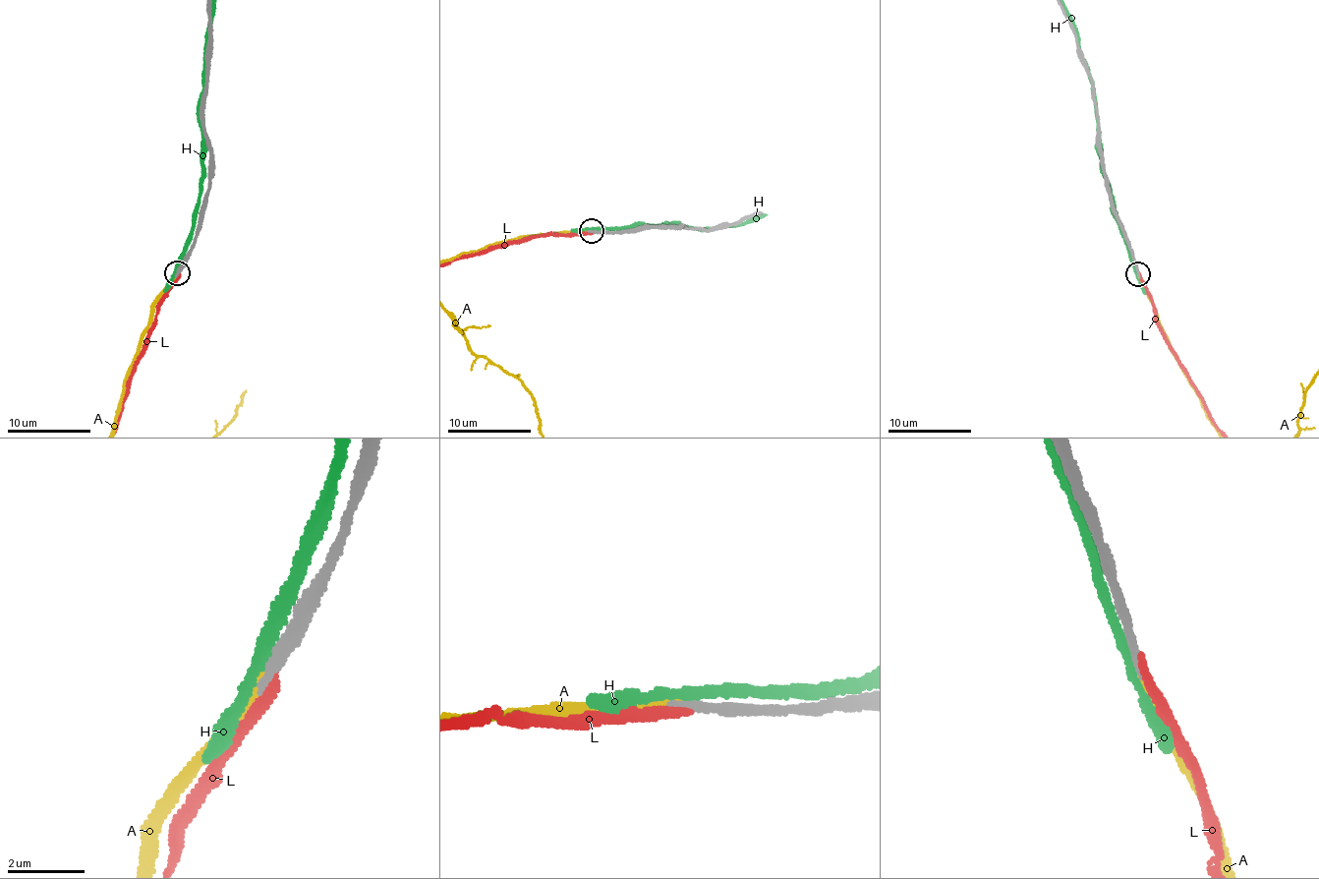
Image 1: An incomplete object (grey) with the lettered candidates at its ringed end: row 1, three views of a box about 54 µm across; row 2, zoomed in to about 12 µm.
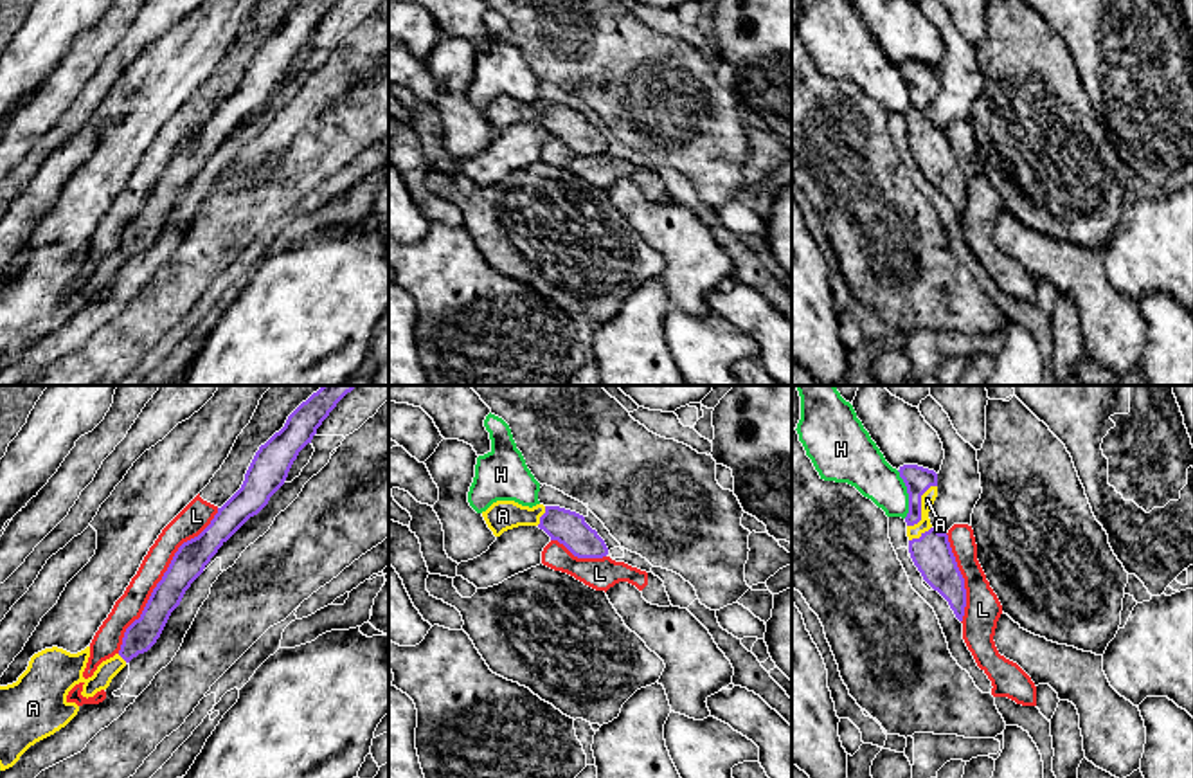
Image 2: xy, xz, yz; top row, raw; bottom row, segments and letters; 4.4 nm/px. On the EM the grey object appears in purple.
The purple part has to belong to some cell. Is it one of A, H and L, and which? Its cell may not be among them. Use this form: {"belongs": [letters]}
{"belongs": ["A"]}

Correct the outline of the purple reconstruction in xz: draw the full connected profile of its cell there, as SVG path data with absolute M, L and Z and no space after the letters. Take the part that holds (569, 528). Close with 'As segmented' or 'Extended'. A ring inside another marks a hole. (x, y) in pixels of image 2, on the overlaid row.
M497 501L482 511L482 517L495 537L518 526L538 526L551 540L558 540L578 558L608 555L605 540L585 522L585 517L560 506L536 504L529 508L515 501Z. Extended

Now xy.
M322 385L259 447L241 488L218 508L198 537L178 547L140 618L126 629L121 650L103 661L92 677L83 677L90 647L77 654L52 647L34 654L16 683L0 686L0 771L13 767L31 746L54 735L77 715L79 706L67 701L76 684L83 684L83 697L94 697L106 690L133 657L157 643L191 584L218 549L268 504L284 484L299 452L311 443L322 421L354 387Z. Extended

